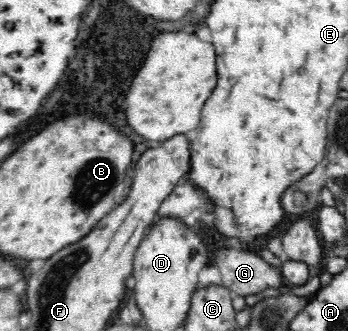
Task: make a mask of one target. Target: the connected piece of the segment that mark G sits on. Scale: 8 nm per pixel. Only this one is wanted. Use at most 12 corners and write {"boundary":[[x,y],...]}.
{"boundary":[[238,245],[214,250],[224,284],[246,297],[283,286],[280,268]]}

